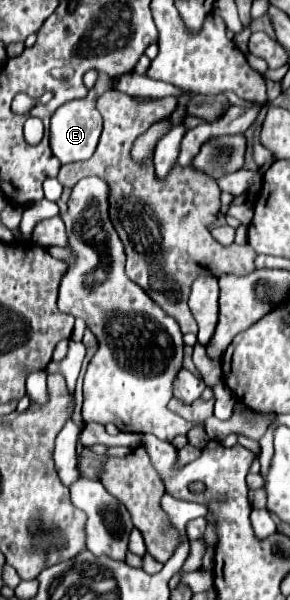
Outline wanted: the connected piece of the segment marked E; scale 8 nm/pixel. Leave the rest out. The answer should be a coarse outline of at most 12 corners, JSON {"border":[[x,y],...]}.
{"border":[[97,71],[87,99],[61,105],[49,143],[61,163],[95,153],[101,115],[95,97],[113,85]]}

